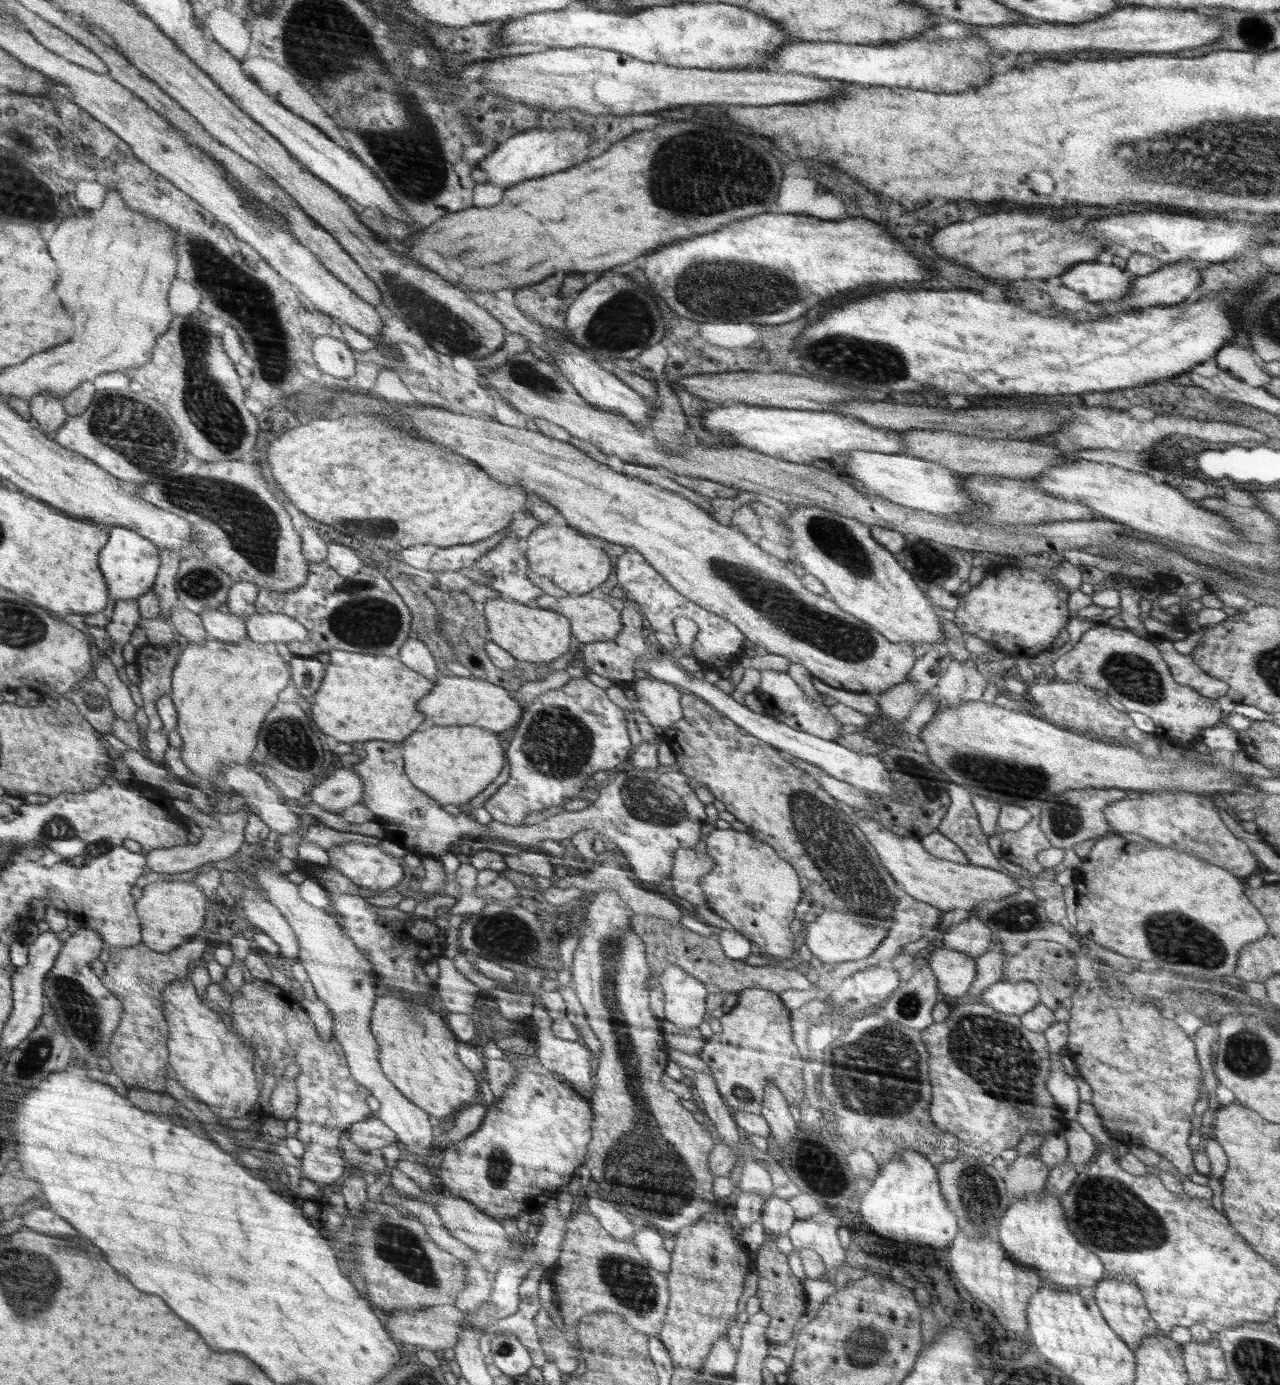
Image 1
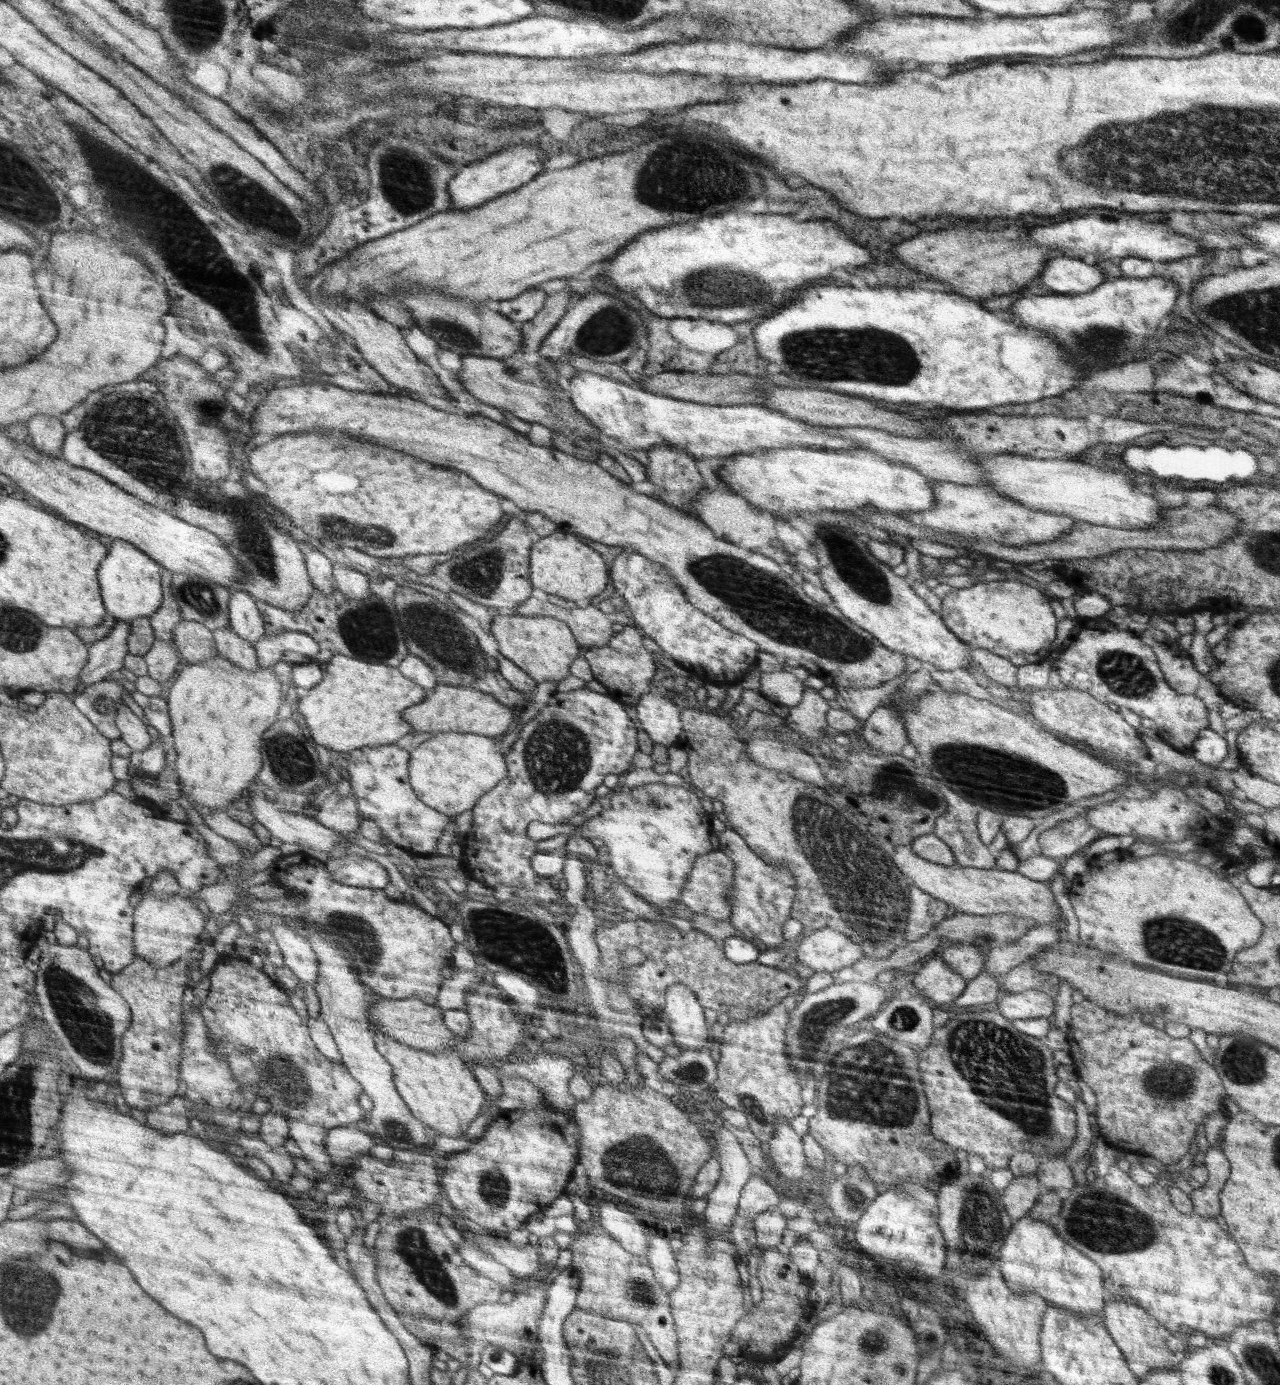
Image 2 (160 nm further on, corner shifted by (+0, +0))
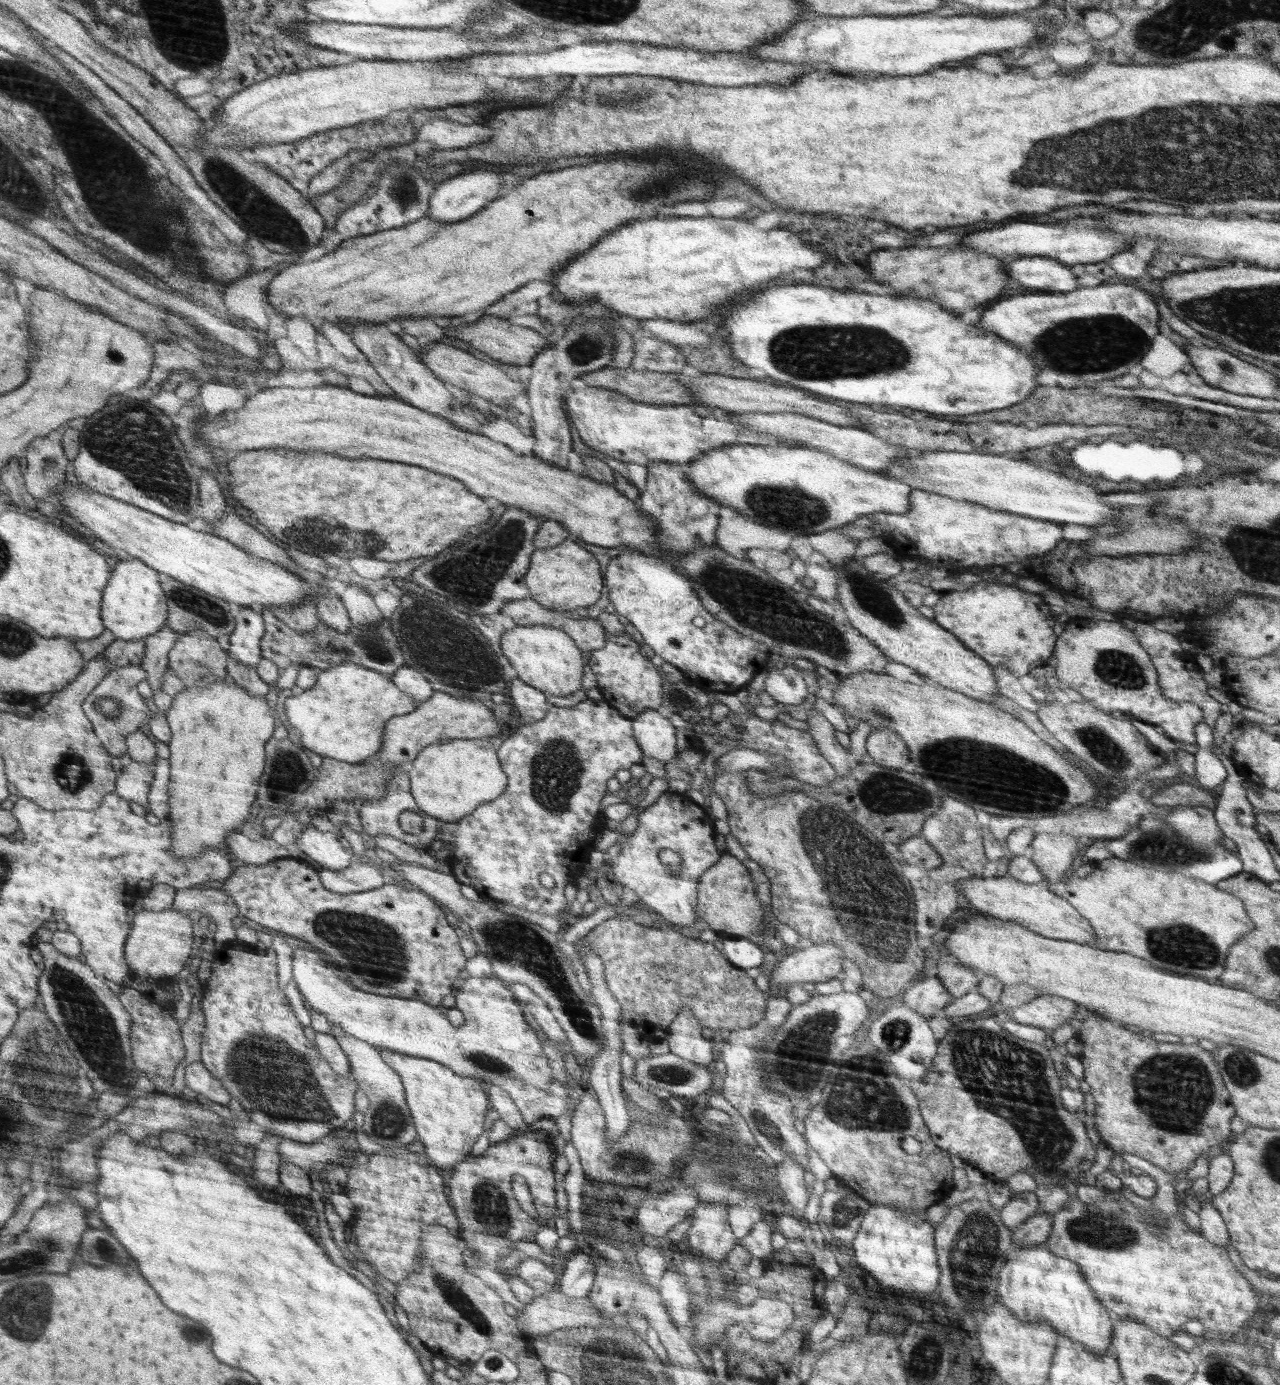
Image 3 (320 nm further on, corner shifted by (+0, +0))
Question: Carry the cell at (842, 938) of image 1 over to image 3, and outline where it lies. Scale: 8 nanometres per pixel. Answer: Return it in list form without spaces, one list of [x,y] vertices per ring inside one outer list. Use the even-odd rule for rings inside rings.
[[[834,943],[820,945],[811,944],[806,949],[798,948],[793,953],[782,954],[780,963],[777,963],[769,976],[771,988],[784,989],[787,985],[801,985],[803,982],[826,982],[836,977],[838,972],[844,972],[845,950]]]

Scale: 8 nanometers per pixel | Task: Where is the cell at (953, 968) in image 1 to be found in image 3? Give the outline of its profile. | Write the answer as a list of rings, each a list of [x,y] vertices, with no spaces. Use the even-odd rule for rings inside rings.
[[[939,976],[923,977],[913,984],[899,999],[908,1009],[915,1010],[928,1020],[940,1009],[946,1009],[953,1003],[954,996],[946,989]]]

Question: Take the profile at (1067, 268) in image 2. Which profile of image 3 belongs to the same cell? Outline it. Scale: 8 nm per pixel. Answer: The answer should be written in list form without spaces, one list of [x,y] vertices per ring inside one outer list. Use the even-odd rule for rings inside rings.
[[[1046,256],[1012,258],[1008,260],[1008,270],[1011,282],[1022,284],[1024,288],[1036,288],[1048,292],[1070,292],[1078,289],[1077,273],[1073,272],[1071,265],[1062,264],[1054,258]]]

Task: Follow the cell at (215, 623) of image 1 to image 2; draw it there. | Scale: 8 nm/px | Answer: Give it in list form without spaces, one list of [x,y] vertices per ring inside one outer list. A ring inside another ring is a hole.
[[[230,626],[213,631],[213,639],[217,643],[217,654],[245,670],[258,670],[257,654],[254,646],[240,638]]]

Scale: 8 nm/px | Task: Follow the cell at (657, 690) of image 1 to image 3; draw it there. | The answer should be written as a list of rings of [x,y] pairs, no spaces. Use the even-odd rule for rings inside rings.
[[[645,710],[632,719],[634,734],[646,756],[665,763],[676,756],[676,726],[656,710]]]

